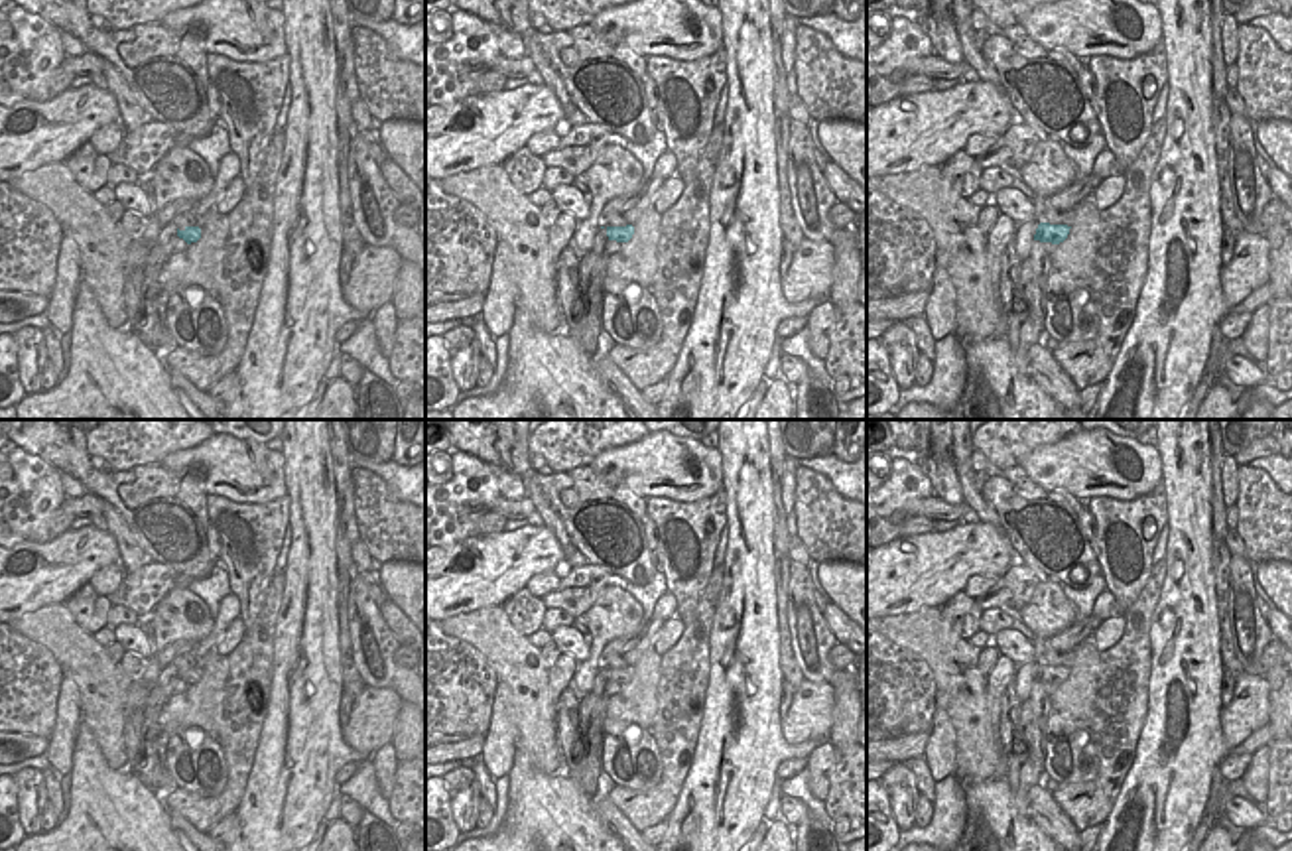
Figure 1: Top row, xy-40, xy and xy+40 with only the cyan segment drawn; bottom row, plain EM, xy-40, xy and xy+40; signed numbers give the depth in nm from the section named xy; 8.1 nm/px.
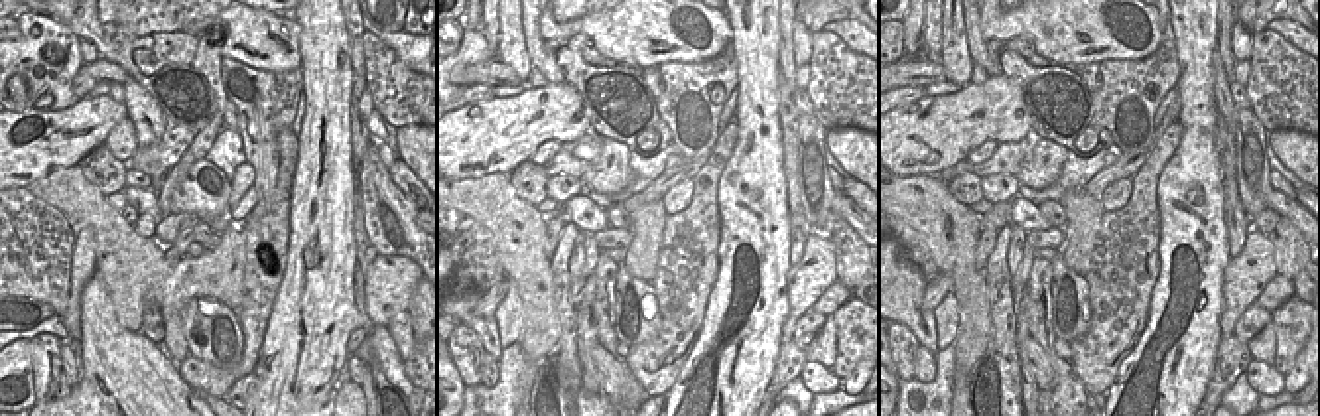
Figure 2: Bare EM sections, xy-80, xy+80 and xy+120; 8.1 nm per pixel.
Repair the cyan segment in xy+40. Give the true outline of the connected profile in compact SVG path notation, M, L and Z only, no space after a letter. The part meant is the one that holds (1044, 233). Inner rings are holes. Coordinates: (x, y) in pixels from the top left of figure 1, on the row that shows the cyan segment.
M1040 223L1036 229L1036 234L1034 234L1034 240L1060 244L1067 238L1069 229L1071 227L1067 227L1067 225Z

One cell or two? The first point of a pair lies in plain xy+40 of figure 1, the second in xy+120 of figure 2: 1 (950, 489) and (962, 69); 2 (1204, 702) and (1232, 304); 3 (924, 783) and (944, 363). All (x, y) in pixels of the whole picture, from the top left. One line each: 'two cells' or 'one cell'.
1: one cell
2: two cells
3: two cells

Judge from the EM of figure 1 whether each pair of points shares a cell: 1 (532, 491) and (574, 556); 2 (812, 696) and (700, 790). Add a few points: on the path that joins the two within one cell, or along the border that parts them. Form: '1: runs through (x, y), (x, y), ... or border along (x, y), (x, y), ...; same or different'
1: runs through (542, 507), (564, 540); same
2: border along (778, 720), (780, 733), (788, 743), (824, 741); different

